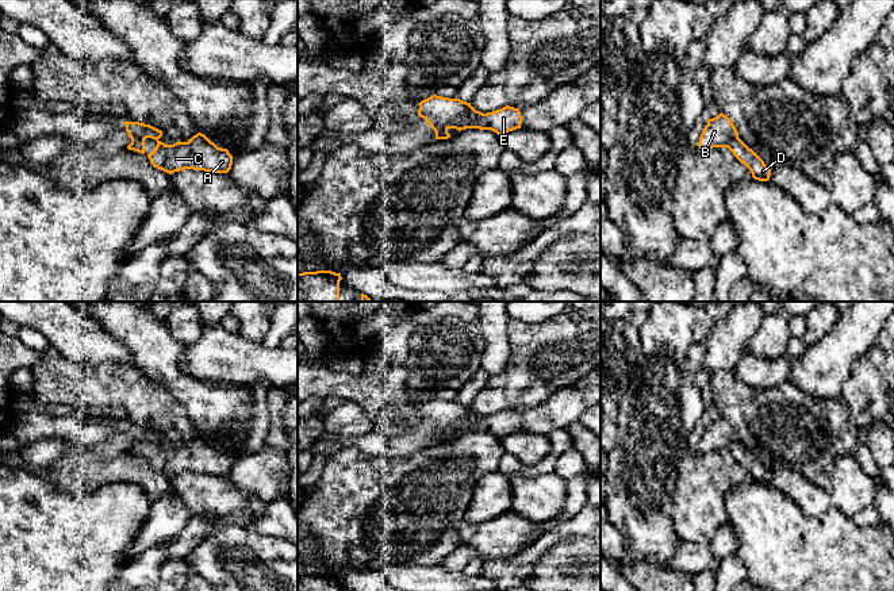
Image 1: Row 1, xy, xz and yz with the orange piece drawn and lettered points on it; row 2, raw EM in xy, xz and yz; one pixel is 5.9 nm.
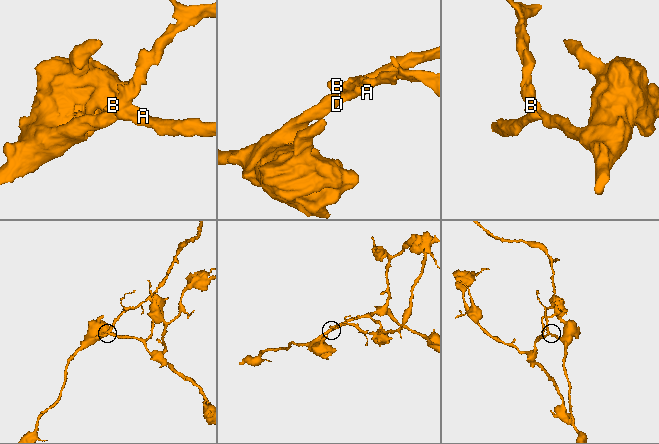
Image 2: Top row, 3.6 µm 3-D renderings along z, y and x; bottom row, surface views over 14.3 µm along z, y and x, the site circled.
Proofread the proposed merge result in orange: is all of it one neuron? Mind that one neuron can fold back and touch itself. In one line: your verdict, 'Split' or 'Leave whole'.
Split

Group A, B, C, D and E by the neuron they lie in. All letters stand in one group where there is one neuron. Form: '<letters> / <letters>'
A C D E / B

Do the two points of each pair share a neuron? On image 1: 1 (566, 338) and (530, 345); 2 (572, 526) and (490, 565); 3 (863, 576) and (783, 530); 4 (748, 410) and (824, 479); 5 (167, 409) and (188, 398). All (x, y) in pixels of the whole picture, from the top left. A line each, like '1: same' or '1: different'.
1: same
2: same
3: same
4: same
5: different

